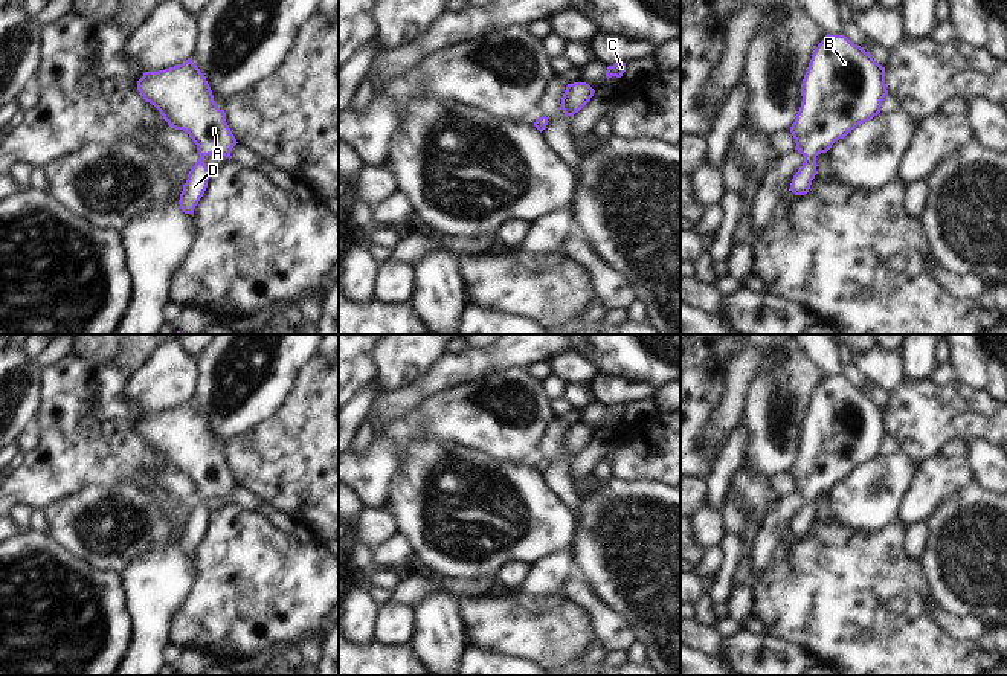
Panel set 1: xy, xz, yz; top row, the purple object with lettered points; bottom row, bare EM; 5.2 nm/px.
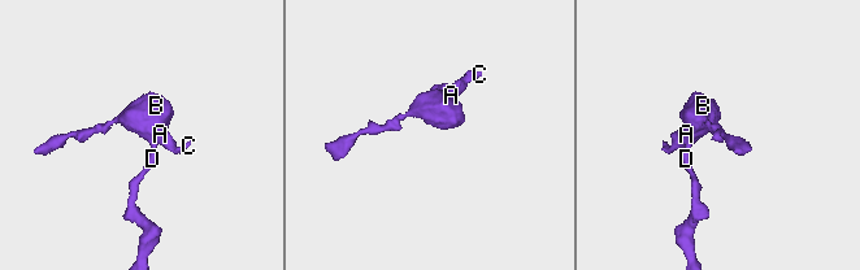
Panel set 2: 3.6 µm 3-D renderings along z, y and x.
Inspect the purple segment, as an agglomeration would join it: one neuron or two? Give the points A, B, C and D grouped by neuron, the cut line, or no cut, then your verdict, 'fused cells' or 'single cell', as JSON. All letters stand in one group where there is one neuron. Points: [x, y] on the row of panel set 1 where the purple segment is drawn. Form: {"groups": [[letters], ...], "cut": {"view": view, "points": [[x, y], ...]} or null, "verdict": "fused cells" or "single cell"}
{"groups": [["A", "B", "C", "D"]], "cut": null, "verdict": "single cell"}

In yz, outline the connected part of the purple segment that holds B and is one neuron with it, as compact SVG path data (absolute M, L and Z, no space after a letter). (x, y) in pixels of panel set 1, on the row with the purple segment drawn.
M845 35L824 37L804 75L803 104L790 127L796 150L804 156L790 183L795 195L809 192L818 174L816 156L877 116L886 95L885 67L870 52Z

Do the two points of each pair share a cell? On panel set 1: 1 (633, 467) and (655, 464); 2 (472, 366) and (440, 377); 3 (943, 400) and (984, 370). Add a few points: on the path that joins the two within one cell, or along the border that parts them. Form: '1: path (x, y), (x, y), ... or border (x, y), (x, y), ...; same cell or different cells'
1: path (638, 464), (650, 464); same cell
2: path (464, 368), (447, 371); same cell
3: border (955, 379), (983, 389), (990, 397); different cells

